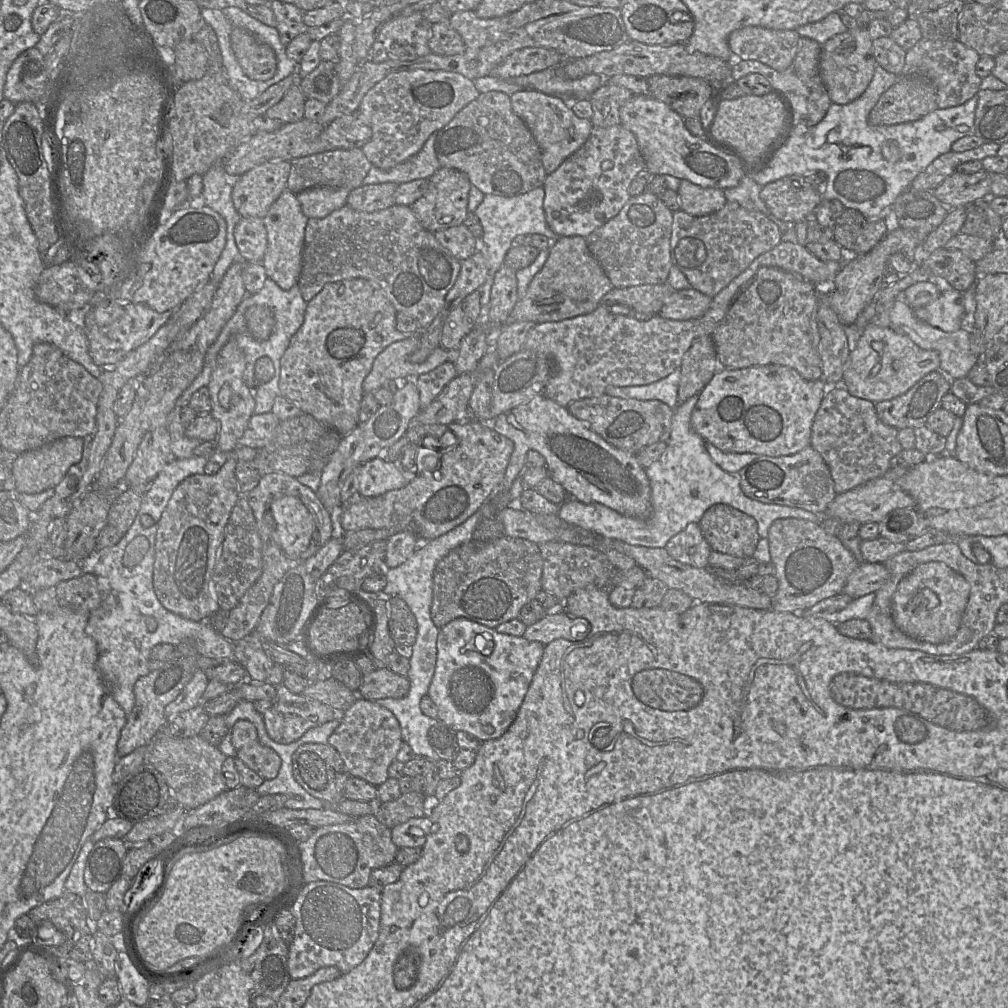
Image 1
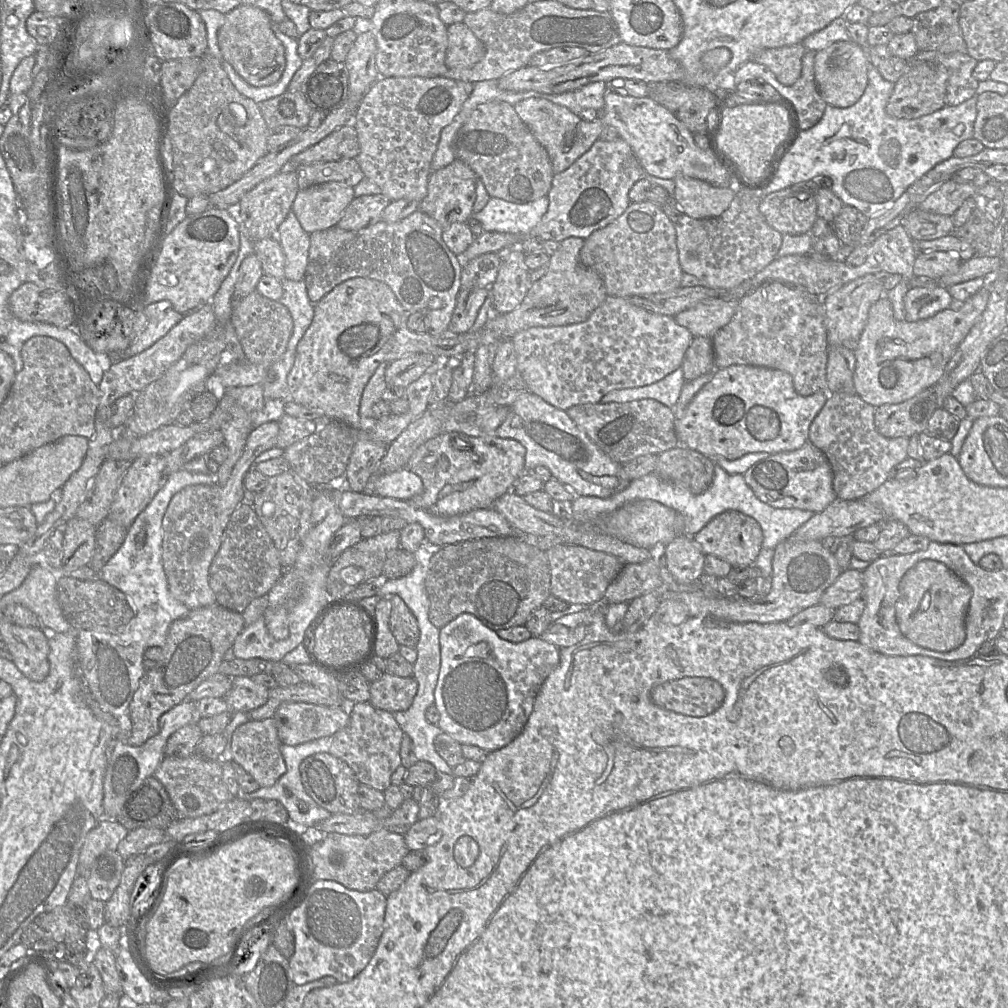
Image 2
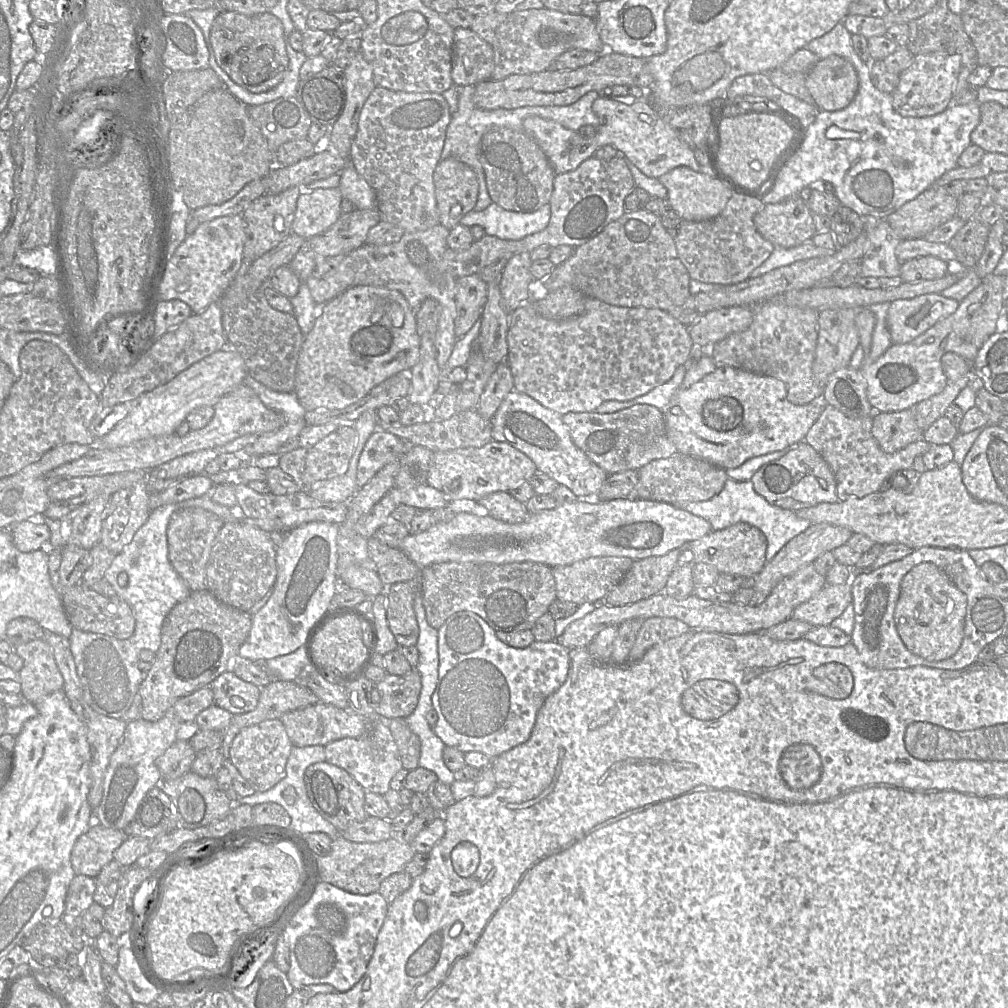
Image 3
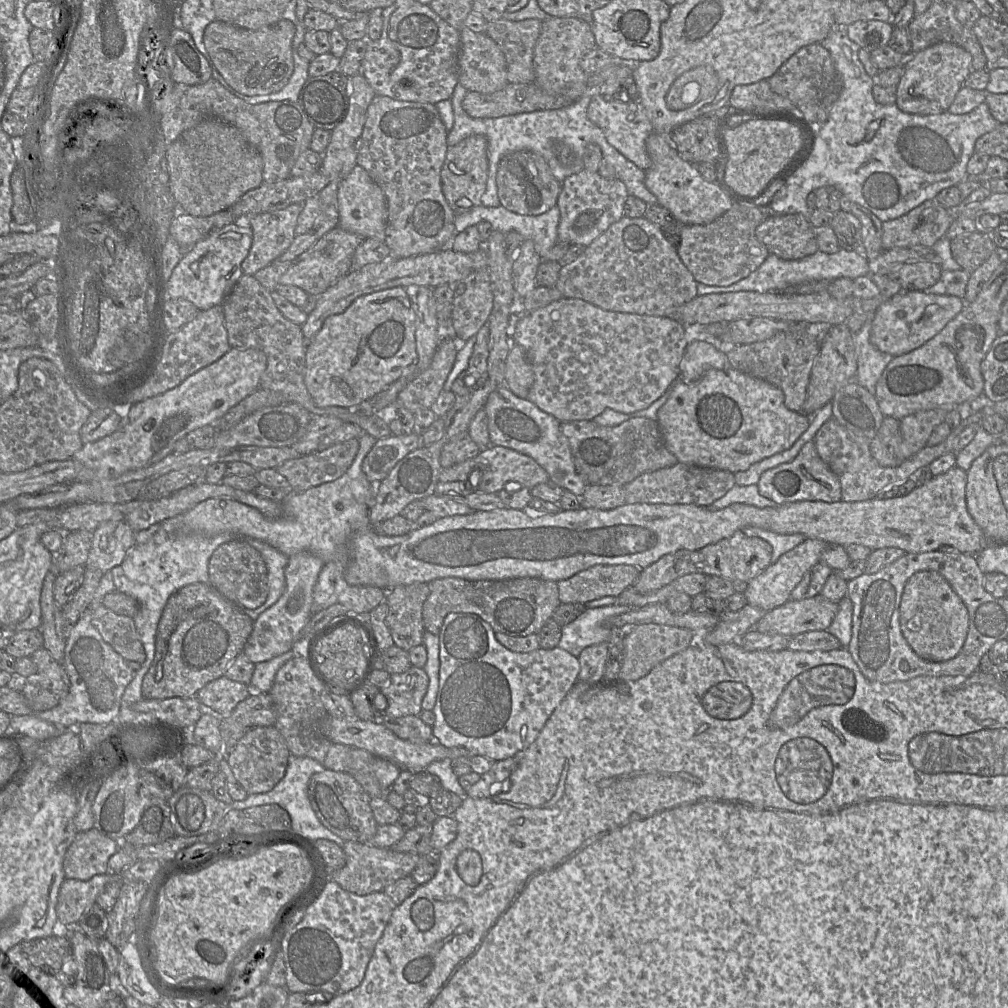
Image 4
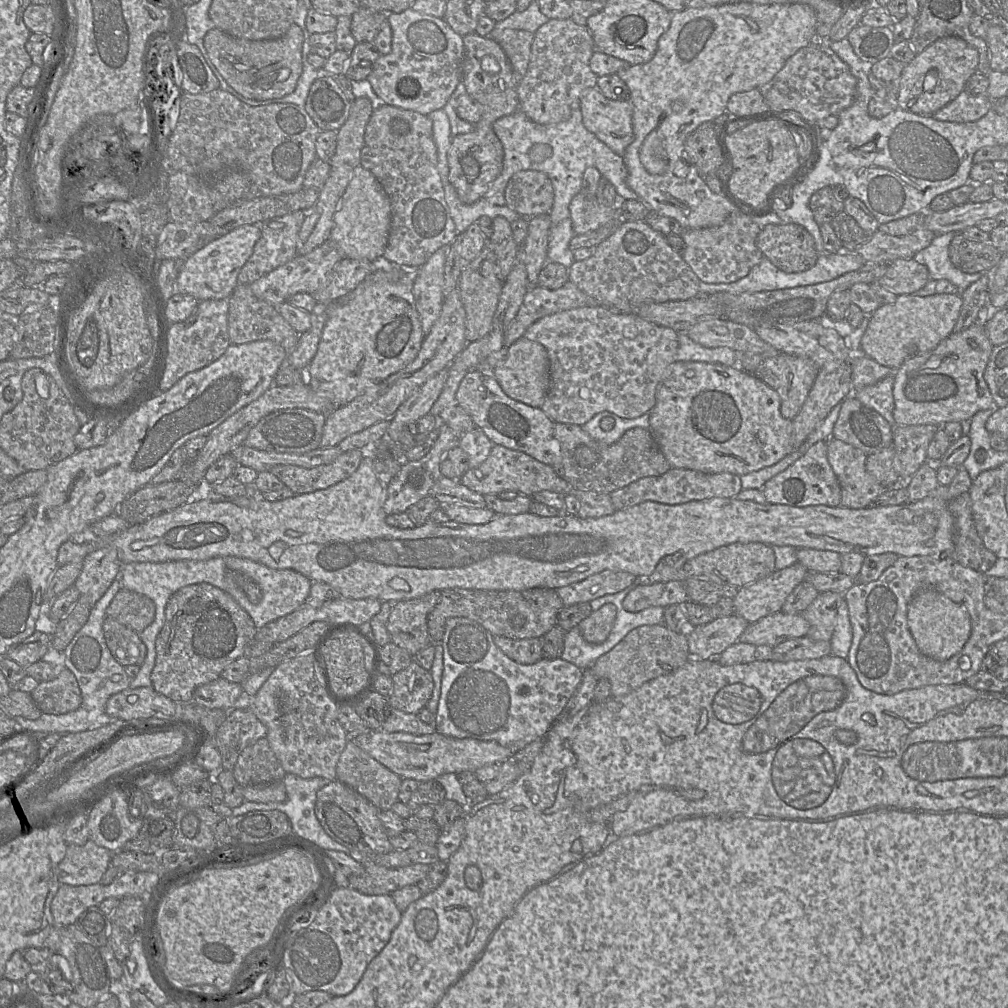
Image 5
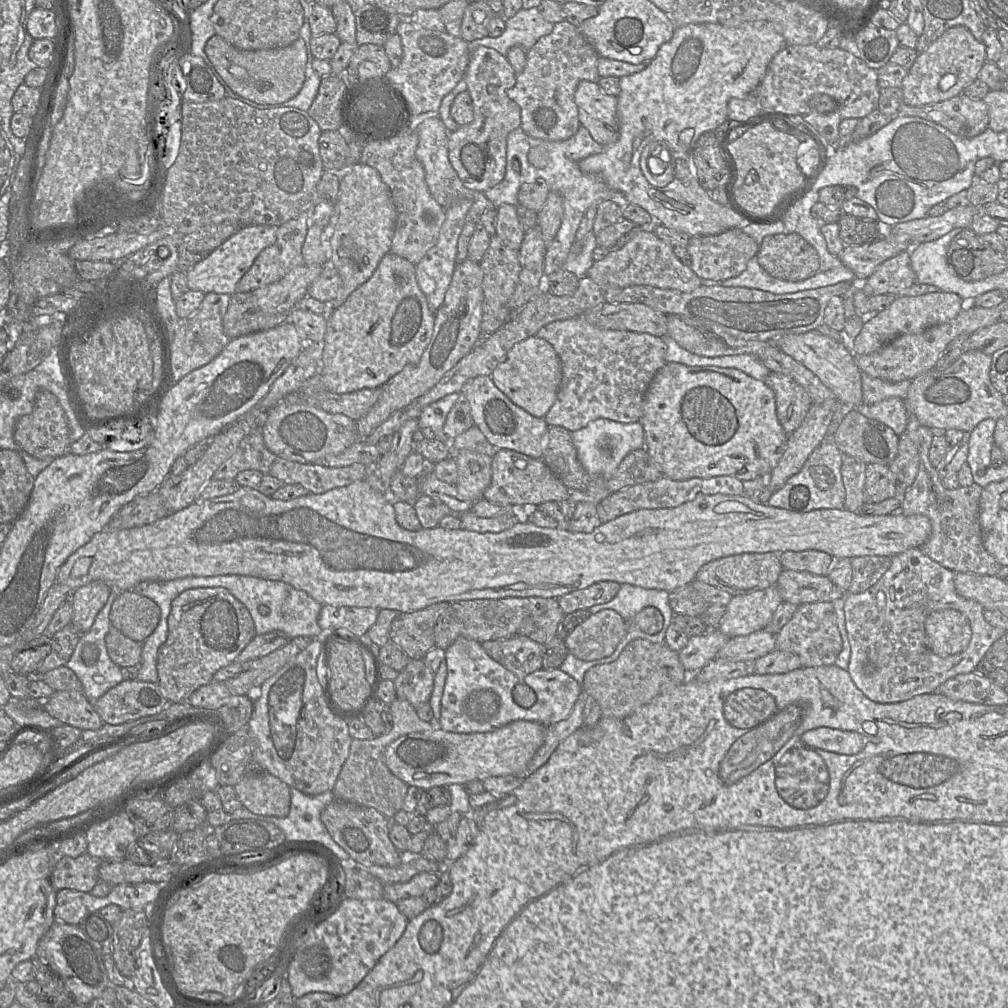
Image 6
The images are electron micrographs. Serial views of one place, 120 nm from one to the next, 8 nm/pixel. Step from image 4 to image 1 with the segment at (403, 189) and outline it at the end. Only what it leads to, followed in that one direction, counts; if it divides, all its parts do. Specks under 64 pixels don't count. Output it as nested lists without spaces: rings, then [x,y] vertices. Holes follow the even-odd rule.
[[[404,70],[389,74],[362,99],[358,117],[372,129],[372,137],[361,149],[369,162],[387,170],[421,150],[427,139],[479,97],[474,81],[443,70]]]

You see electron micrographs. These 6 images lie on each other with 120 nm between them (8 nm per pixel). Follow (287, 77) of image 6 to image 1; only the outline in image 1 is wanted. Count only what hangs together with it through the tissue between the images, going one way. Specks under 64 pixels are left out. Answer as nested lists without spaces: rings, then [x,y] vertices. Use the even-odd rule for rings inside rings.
[[[233,27],[230,43],[239,65],[249,79],[267,81],[275,75],[277,59],[269,45],[239,27]]]

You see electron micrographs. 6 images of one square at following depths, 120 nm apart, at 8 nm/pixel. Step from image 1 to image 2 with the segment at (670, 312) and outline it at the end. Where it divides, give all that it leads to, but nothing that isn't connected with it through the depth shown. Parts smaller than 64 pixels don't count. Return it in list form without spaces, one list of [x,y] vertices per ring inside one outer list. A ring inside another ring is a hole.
[[[707,298],[677,314],[676,323],[688,329],[694,337],[712,337],[725,326],[737,309],[736,300]]]

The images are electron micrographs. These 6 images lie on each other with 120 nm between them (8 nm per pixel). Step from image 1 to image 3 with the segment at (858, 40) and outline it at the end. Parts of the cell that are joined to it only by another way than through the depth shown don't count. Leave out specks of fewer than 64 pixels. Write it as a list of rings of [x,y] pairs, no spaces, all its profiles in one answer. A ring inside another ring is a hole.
[[[832,55],[820,59],[807,73],[806,87],[820,111],[837,111],[853,101],[859,79],[851,62]]]

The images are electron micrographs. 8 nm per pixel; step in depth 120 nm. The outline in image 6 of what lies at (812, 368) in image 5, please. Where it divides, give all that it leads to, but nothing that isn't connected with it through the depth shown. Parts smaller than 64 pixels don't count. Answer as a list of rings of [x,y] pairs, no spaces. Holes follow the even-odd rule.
[[[770,372],[765,380],[775,394],[776,414],[789,435],[804,421],[812,401],[806,390],[791,378]]]

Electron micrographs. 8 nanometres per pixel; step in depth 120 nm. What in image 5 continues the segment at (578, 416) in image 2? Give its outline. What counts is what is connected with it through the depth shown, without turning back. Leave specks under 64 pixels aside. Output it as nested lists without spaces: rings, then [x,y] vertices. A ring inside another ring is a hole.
[[[554,423],[554,437],[561,462],[553,468],[572,489],[610,494],[641,478],[660,476],[672,468],[649,428],[633,427],[614,444],[604,445],[594,440],[580,425]]]

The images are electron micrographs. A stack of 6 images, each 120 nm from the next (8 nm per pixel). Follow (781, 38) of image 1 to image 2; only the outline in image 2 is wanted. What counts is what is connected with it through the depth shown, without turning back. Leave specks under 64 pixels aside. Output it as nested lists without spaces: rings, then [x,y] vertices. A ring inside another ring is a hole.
[[[802,43],[763,49],[754,55],[752,61],[765,65],[775,74],[779,82],[785,86],[791,86],[801,76],[805,51]]]

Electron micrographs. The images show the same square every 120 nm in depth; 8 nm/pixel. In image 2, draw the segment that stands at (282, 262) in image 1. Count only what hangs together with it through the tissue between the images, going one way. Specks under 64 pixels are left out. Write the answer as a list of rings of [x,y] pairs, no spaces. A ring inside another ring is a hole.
[[[289,212],[276,232],[285,256],[285,279],[302,280],[308,262],[309,234],[300,225],[293,212]]]

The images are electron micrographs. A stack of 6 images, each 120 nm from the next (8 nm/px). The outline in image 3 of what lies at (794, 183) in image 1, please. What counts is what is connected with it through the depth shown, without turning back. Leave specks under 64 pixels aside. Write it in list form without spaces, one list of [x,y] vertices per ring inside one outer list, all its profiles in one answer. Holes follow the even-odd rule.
[[[800,196],[765,204],[755,215],[754,225],[764,239],[784,248],[811,241],[817,234],[813,213]]]

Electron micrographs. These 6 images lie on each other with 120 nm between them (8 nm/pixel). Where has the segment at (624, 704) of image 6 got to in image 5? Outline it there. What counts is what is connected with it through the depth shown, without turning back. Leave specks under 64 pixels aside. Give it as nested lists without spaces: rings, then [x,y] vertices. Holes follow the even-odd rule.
[[[662,624],[644,625],[631,630],[610,651],[600,656],[591,666],[597,679],[606,678],[611,685],[610,697],[621,697],[642,684],[668,674],[690,659],[686,632],[675,632]]]

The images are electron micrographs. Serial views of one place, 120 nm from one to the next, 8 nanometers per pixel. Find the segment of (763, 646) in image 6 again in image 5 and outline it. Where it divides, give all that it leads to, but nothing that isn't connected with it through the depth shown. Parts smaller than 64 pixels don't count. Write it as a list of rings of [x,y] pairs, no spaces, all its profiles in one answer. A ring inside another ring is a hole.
[[[778,611],[749,624],[738,642],[775,647],[789,639],[805,636],[809,624],[802,614]]]

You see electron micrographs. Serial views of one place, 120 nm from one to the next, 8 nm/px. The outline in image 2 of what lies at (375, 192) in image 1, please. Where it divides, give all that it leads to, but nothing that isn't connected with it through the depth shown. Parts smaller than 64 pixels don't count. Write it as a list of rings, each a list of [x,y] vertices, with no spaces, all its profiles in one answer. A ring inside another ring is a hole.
[[[382,193],[354,197],[336,226],[344,230],[359,230],[374,224],[381,219],[389,202]]]

